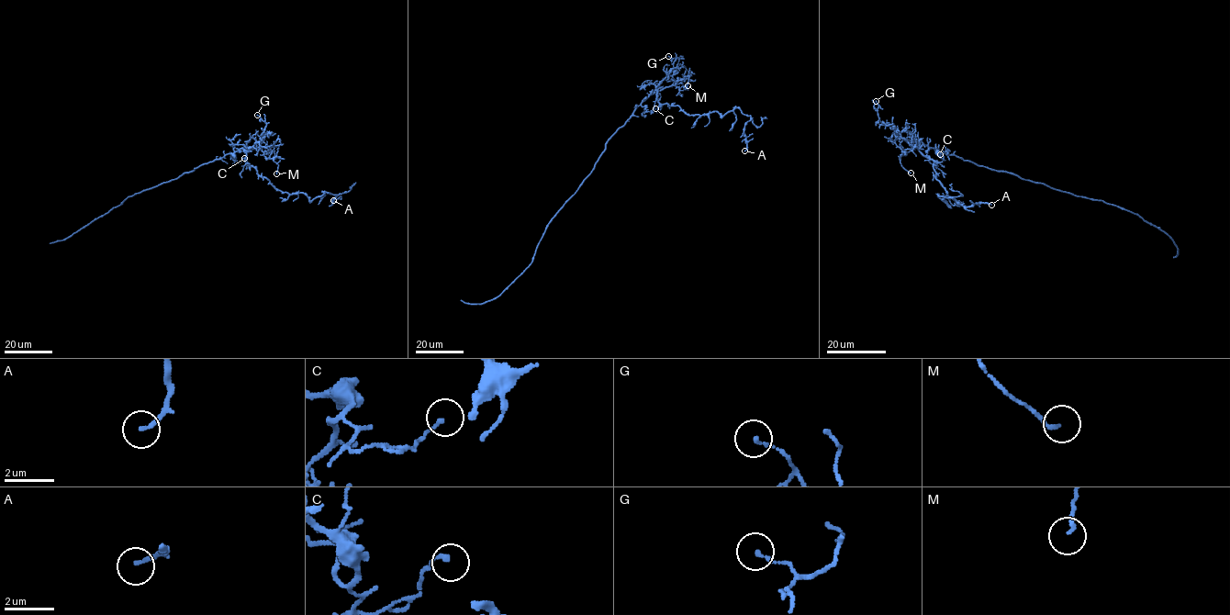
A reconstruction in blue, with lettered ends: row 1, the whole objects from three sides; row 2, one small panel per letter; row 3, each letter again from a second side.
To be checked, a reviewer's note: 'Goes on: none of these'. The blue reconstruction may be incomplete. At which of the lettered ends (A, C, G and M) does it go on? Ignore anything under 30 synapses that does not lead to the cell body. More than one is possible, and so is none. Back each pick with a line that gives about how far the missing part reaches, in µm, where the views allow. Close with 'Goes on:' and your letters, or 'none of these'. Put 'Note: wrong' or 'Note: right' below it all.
Goes on: none of these
Note: right

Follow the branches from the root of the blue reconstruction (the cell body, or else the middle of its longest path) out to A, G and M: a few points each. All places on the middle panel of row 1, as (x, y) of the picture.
A: (608, 139), (657, 92), (660, 103), (689, 115), (724, 115), (737, 107), (750, 117), (744, 150)
G: (608, 139), (659, 83), (668, 74), (673, 74), (674, 62), (677, 57), (668, 56)
M: (608, 139), (651, 95), (675, 85), (685, 76), (689, 76), (687, 85)

